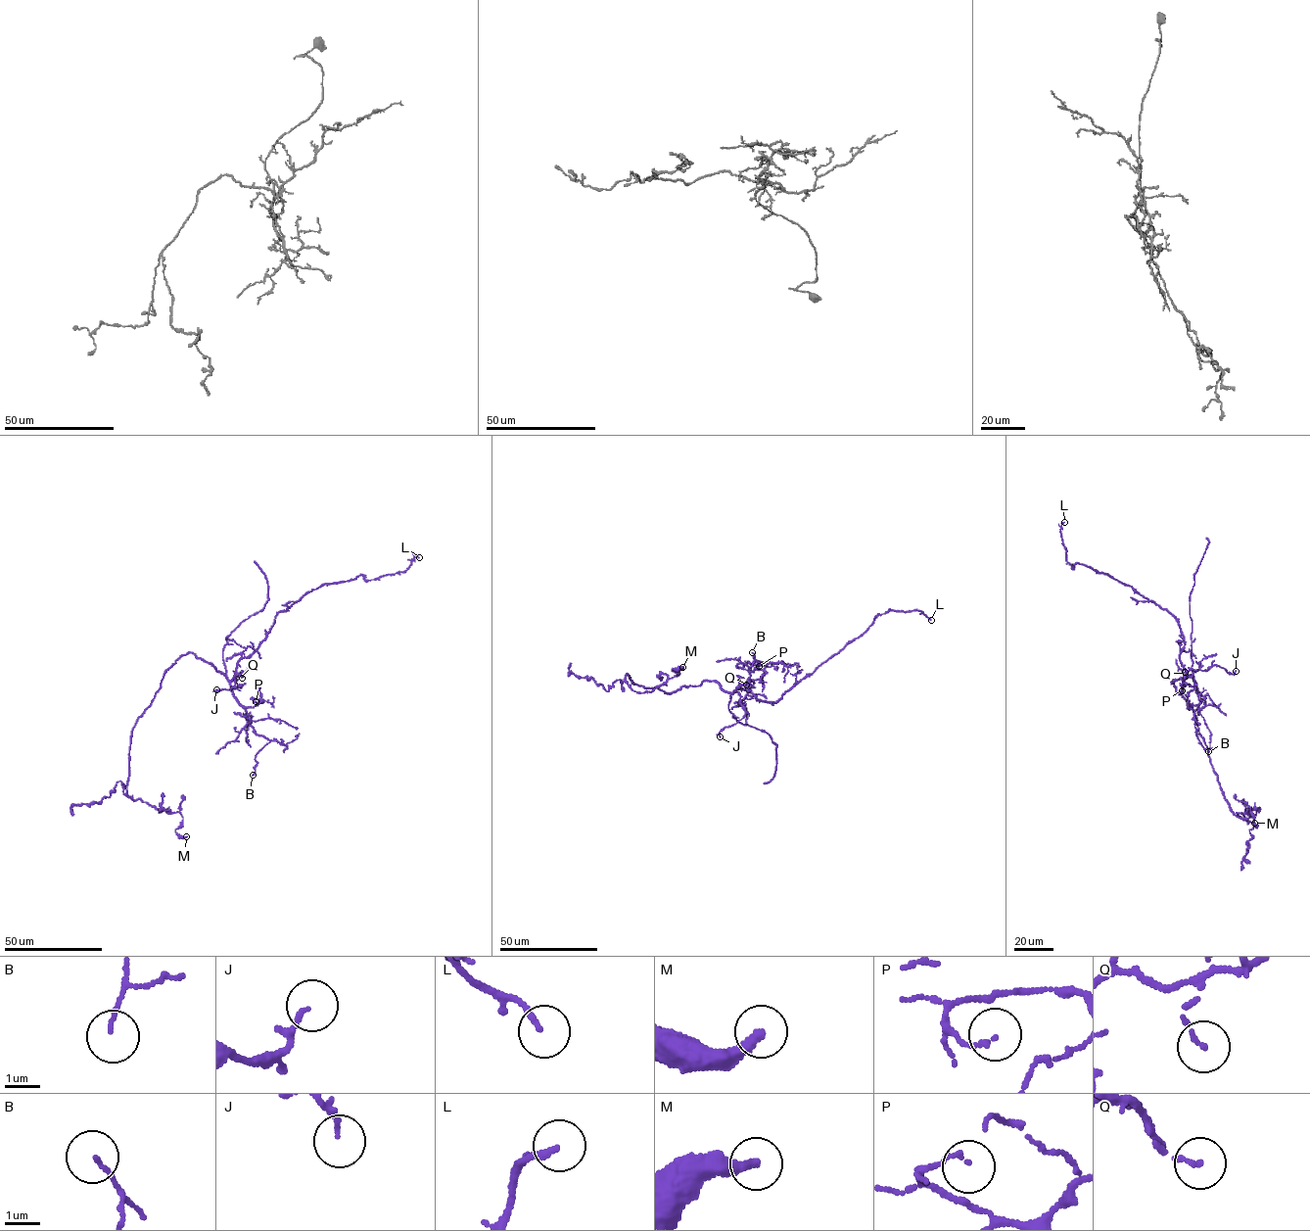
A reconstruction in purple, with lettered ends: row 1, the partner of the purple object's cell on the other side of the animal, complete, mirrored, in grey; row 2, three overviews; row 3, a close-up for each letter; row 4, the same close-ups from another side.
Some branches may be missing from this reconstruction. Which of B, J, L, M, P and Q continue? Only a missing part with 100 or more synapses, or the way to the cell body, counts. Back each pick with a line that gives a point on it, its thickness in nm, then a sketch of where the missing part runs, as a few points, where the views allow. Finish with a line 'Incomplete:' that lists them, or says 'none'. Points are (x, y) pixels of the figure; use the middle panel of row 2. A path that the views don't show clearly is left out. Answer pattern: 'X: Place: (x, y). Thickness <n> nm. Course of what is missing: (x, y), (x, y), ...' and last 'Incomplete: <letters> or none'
Incomplete: none

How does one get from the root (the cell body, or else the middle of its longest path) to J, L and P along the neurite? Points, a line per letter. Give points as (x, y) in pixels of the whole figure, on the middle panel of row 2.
J: (719, 685), (726, 691), (737, 691), (745, 712), (735, 724), (722, 730), (720, 736)
L: (719, 685), (772, 702), (861, 636), (876, 615), (916, 610), (931, 620)
P: (719, 685), (732, 692), (736, 686), (765, 675), (766, 672), (757, 667), (759, 666)

